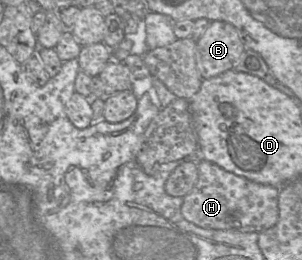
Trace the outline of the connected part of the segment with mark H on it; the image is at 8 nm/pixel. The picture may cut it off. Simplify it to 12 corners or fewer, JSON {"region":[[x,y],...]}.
{"region":[[197,158],[182,216],[205,229],[261,233],[280,189]]}

